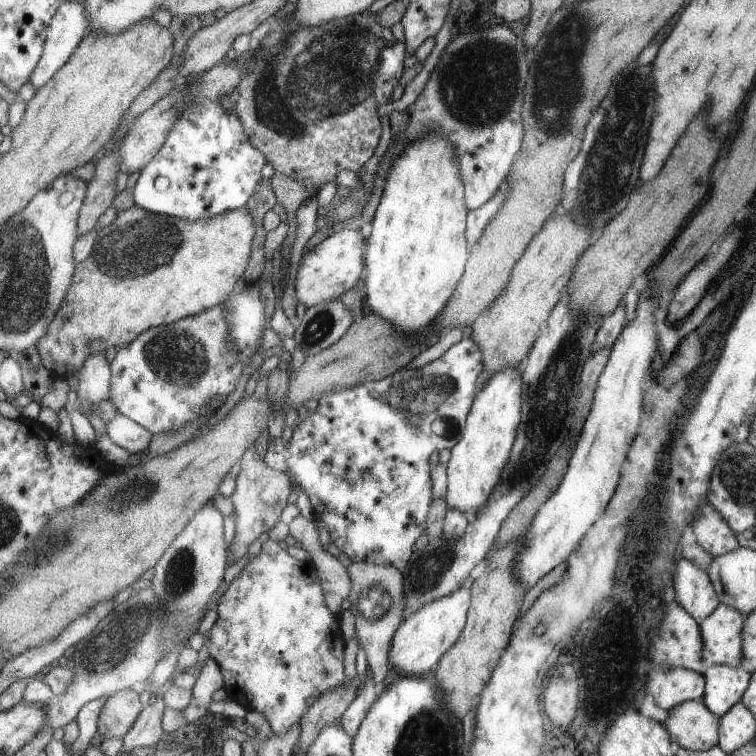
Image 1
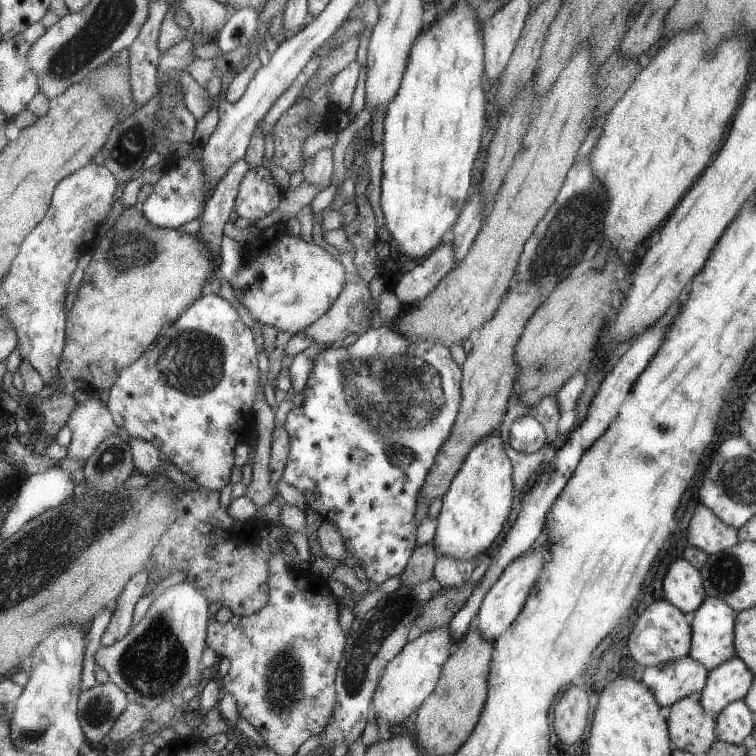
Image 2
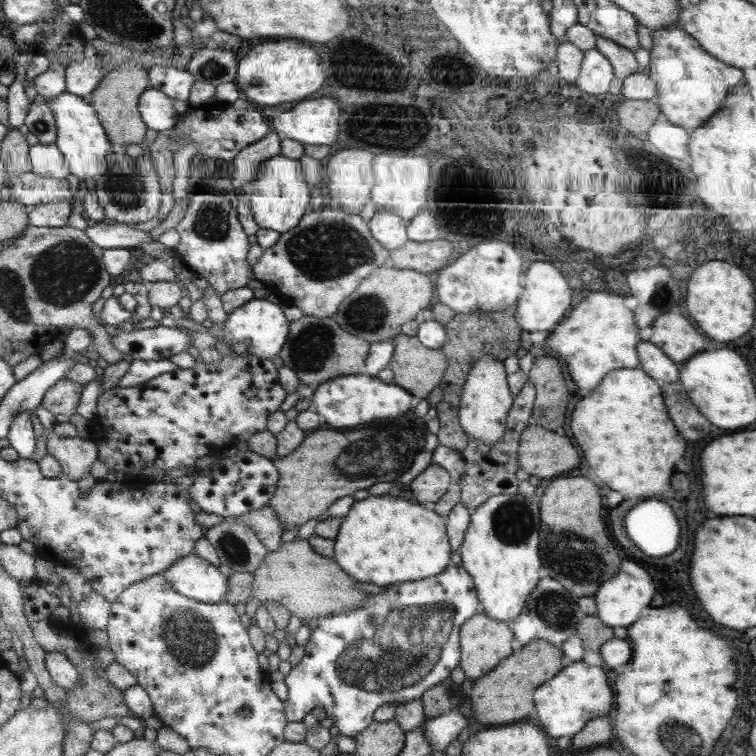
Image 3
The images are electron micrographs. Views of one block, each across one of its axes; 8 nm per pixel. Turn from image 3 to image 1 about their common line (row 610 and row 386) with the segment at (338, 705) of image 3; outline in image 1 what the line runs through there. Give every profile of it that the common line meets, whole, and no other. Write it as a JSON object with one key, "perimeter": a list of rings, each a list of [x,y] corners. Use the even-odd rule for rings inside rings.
{"perimeter":[[[463,338],[450,346],[444,354],[421,367],[407,369],[403,367],[382,379],[363,382],[357,386],[341,387],[334,391],[324,392],[317,396],[317,408],[314,412],[307,413],[302,420],[298,419],[291,438],[283,441],[281,437],[270,438],[267,442],[263,462],[274,471],[289,473],[302,492],[308,496],[312,512],[319,516],[327,529],[326,539],[332,542],[338,551],[343,551],[353,563],[369,563],[374,565],[391,565],[402,571],[412,555],[412,546],[415,540],[426,530],[425,514],[429,514],[431,484],[429,484],[429,464],[427,458],[433,451],[450,449],[462,435],[466,416],[474,402],[474,396],[480,387],[483,373],[482,353],[478,345],[470,338]]]}

